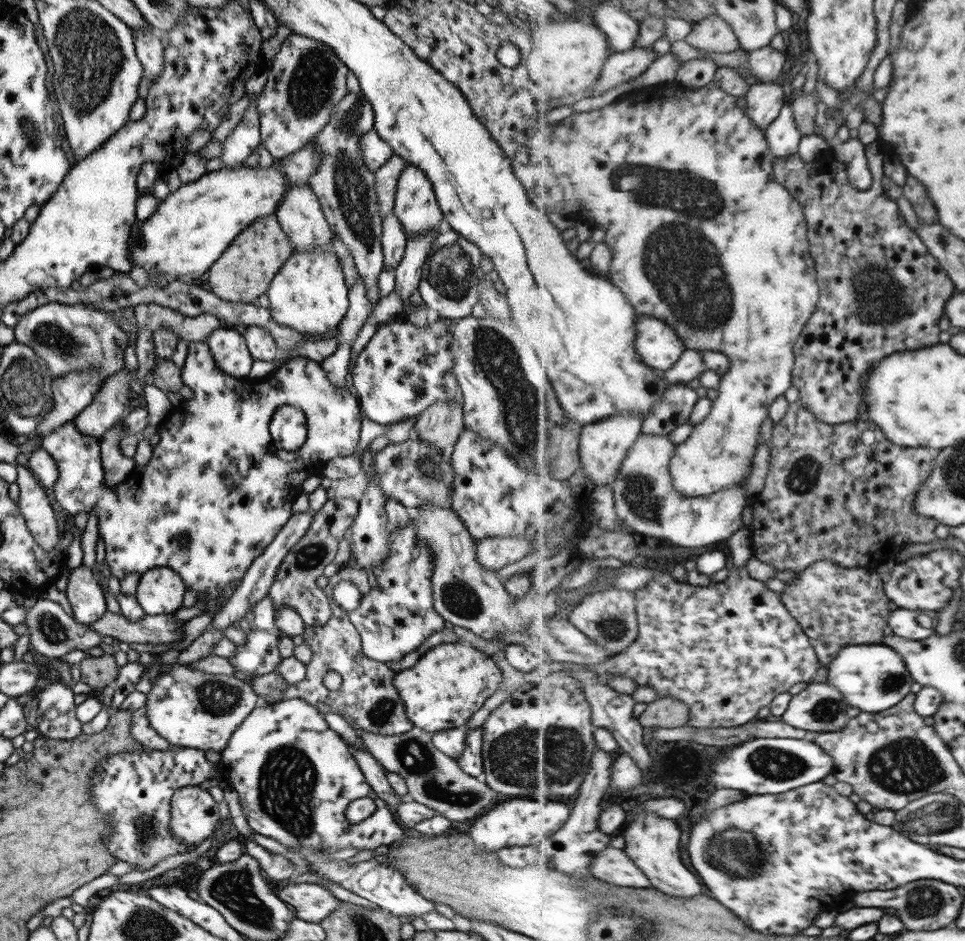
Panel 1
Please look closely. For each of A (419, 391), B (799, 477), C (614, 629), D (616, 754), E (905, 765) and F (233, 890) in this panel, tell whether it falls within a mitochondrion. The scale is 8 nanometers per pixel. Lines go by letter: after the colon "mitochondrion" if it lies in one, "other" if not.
A: other
B: mitochondrion
C: mitochondrion
D: other
E: mitochondrion
F: mitochondrion

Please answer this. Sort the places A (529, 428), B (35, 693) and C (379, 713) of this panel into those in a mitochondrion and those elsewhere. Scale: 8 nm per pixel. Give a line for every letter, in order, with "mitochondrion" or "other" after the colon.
A: mitochondrion
B: other
C: mitochondrion

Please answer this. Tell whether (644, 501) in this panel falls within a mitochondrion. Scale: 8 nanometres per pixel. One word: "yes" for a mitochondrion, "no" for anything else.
yes

